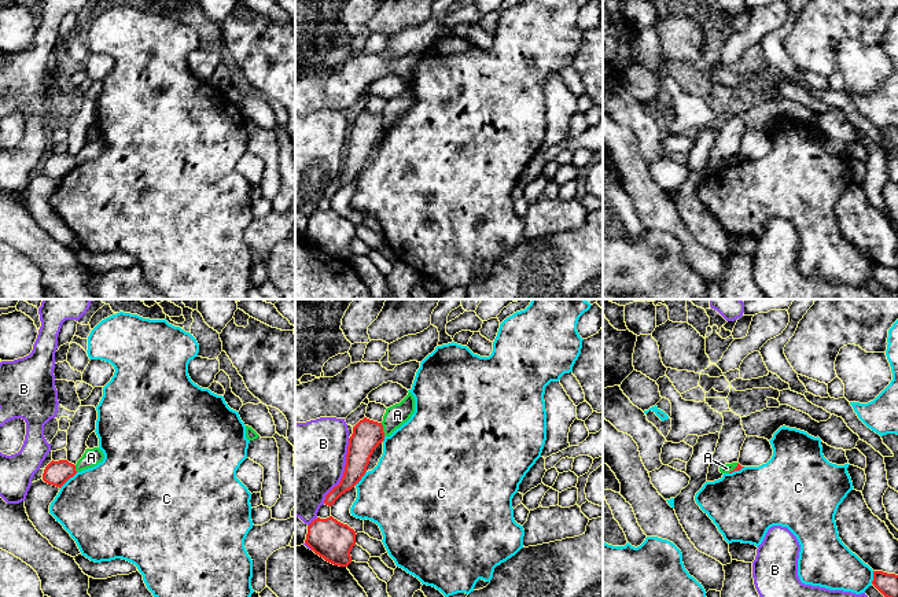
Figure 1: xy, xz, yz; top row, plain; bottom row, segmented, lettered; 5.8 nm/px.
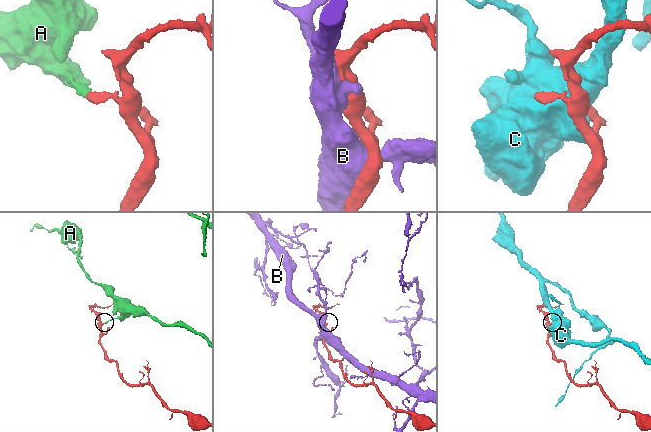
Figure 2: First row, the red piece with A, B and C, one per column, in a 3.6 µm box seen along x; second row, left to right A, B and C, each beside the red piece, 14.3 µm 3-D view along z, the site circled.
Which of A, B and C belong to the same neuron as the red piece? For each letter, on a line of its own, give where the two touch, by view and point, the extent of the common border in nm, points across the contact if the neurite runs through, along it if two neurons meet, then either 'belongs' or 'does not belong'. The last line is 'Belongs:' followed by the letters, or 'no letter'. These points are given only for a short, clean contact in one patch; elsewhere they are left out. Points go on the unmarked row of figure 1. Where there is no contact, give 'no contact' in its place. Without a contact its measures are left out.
A: contact xz (382, 122); length 80 nm; border xz (381, 115), (385, 128); does not belong
B: contact xz (345, 164); length 420 nm; does not belong
C: contact xy (67, 172); length 140 nm; does not belong
Belongs: no letter

